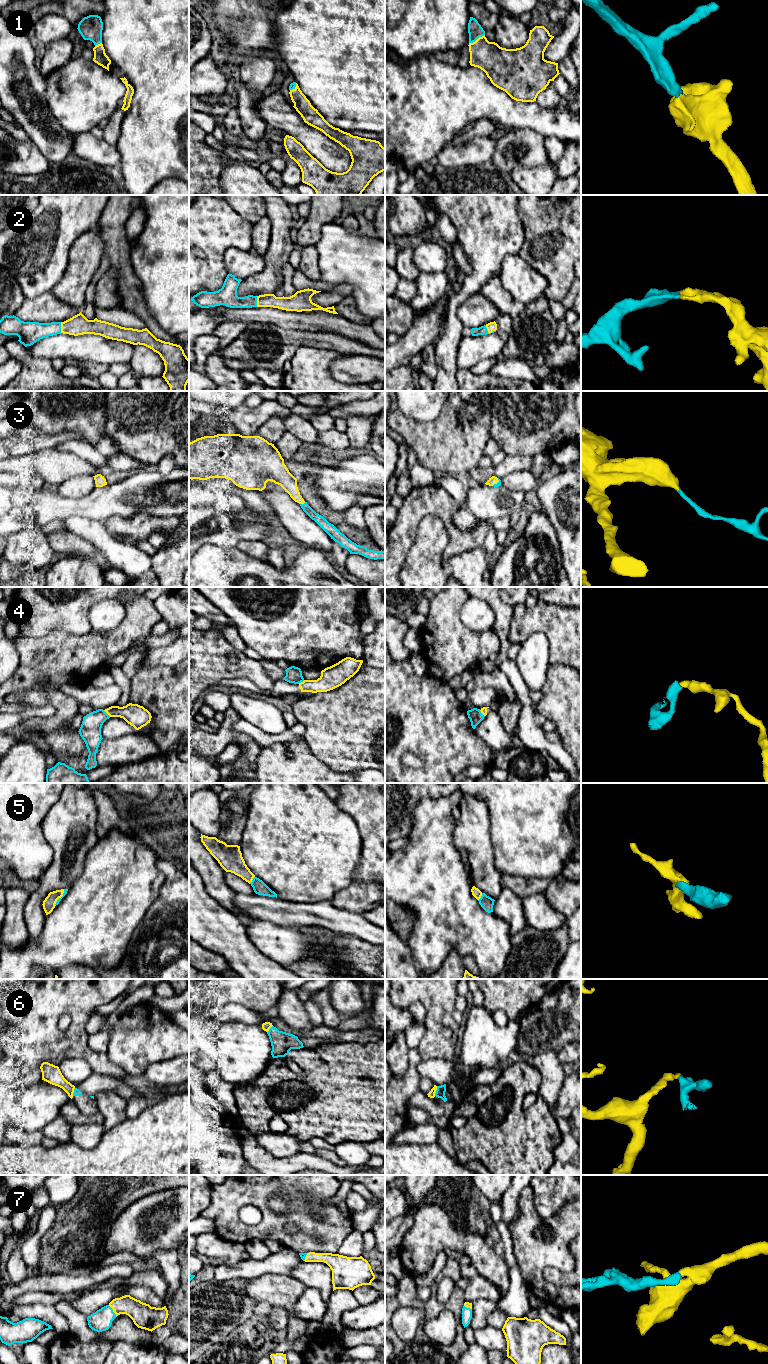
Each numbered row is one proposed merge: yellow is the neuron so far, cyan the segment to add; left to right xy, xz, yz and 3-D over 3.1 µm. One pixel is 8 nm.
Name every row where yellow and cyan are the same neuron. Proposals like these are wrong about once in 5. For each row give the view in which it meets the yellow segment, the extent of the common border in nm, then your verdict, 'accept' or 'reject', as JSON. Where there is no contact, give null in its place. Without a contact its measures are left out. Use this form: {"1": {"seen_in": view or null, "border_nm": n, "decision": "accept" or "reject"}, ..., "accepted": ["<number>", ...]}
{"1": {"seen_in": "yz", "border_nm": 150, "decision": "accept"}, "2": {"seen_in": "xy", "border_nm": 90, "decision": "accept"}, "3": {"seen_in": "xz", "border_nm": 50, "decision": "accept"}, "4": {"seen_in": "xy", "border_nm": 80, "decision": "reject"}, "5": {"seen_in": "xz", "border_nm": 80, "decision": "accept"}, "6": {"seen_in": "yz", "border_nm": 80, "decision": "reject"}, "7": {"seen_in": "xy", "border_nm": 120, "decision": "accept"}, "accepted": ["1", "2", "3", "5", "7"]}

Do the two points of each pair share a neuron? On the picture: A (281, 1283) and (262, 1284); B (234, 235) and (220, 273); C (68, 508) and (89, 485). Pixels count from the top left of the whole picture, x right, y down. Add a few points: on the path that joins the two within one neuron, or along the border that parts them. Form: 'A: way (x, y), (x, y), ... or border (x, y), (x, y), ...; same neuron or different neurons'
A: way (276, 1284), (267, 1284); same neuron
B: way (225, 244), (218, 251), (218, 264); same neuron
C: border (95, 486), (89, 493), (79, 498), (60, 497); different neurons

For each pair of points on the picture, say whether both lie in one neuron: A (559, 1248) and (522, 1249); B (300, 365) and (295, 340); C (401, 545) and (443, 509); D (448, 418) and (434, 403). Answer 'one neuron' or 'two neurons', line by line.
A: one neuron
B: two neurons
C: one neuron
D: two neurons

